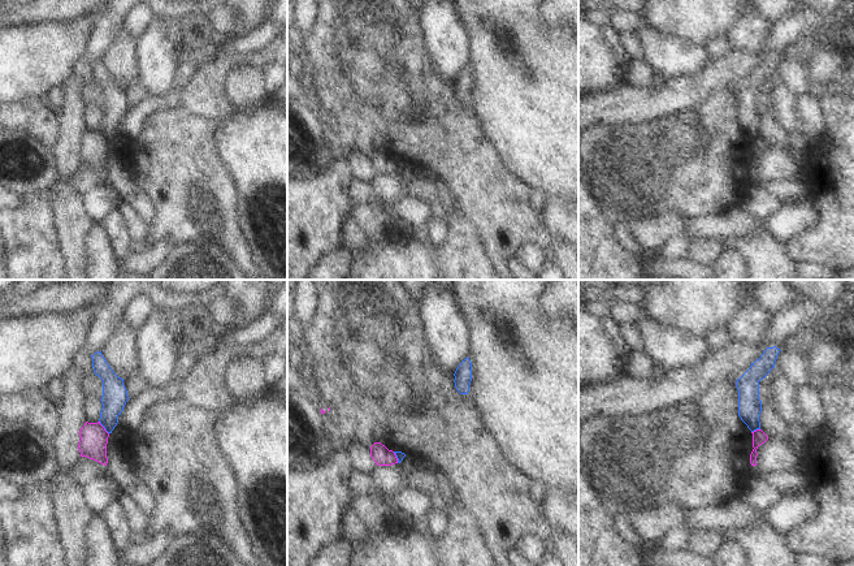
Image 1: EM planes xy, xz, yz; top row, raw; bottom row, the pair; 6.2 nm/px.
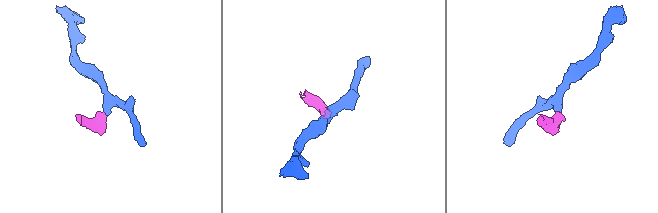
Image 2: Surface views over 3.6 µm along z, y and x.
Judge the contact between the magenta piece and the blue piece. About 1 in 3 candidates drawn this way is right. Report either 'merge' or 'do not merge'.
do not merge

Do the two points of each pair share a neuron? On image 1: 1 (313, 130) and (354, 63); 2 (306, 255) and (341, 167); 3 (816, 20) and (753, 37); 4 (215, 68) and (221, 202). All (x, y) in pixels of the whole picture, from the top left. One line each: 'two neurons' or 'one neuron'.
1: two neurons
2: one neuron
3: two neurons
4: one neuron

